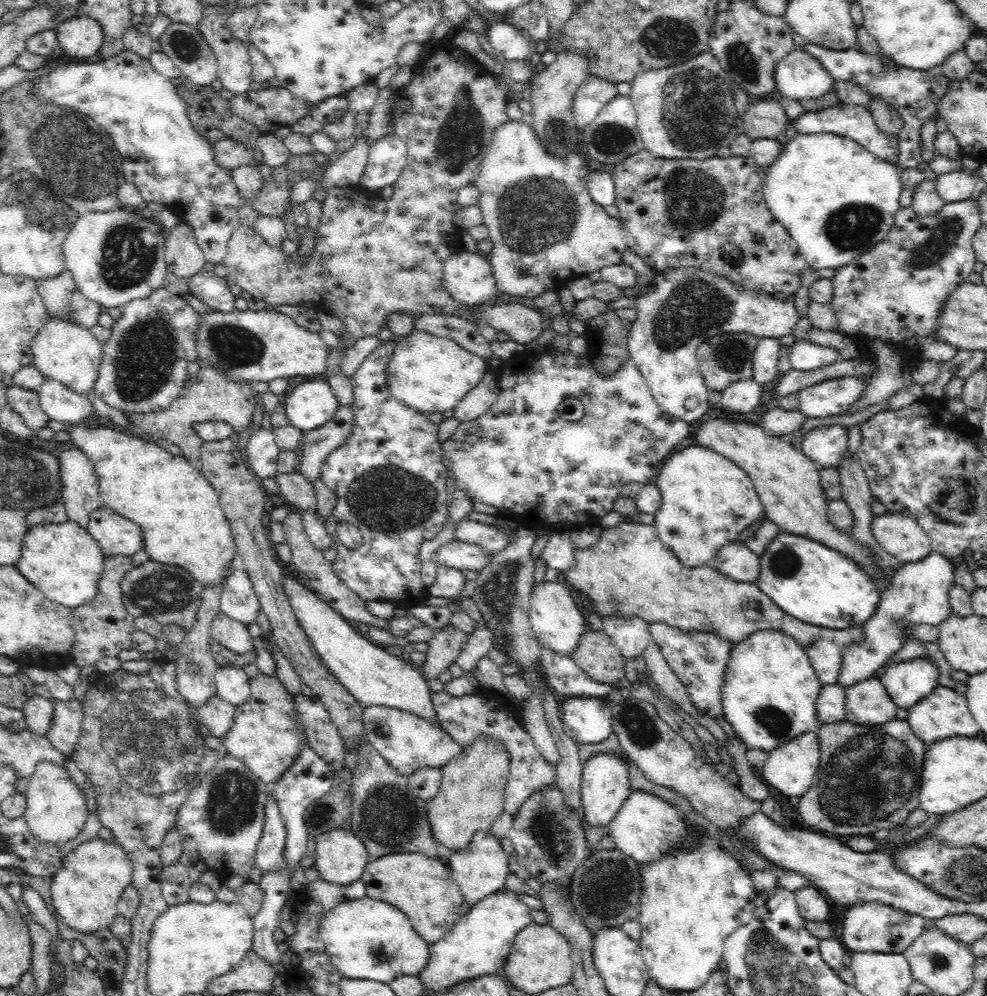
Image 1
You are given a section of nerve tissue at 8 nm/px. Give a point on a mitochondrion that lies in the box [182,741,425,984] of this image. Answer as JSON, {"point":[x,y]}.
{"point":[387,814]}

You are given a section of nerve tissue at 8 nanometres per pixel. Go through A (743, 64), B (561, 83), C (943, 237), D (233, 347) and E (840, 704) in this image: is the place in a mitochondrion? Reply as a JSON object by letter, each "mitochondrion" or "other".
{"A":"mitochondrion","B":"other","C":"mitochondrion","D":"mitochondrion","E":"other"}

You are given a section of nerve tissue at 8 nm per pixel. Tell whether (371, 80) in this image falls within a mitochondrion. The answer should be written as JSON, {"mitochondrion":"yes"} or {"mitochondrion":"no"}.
{"mitochondrion":"no"}

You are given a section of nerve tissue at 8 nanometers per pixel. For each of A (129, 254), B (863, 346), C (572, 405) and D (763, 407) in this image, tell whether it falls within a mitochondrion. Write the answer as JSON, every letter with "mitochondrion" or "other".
{"A":"mitochondrion","B":"other","C":"mitochondrion","D":"other"}

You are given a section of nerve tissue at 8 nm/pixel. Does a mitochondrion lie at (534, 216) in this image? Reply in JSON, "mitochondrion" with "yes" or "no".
{"mitochondrion":"yes"}

